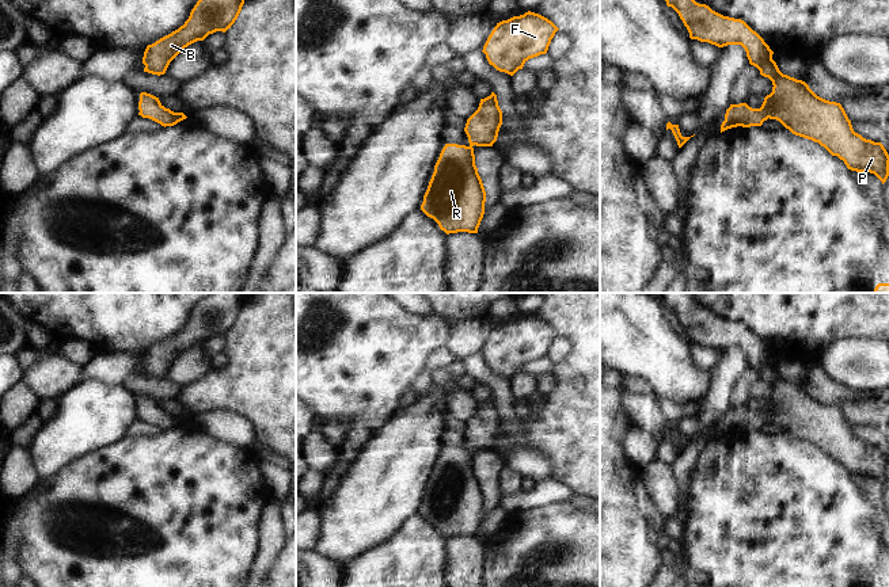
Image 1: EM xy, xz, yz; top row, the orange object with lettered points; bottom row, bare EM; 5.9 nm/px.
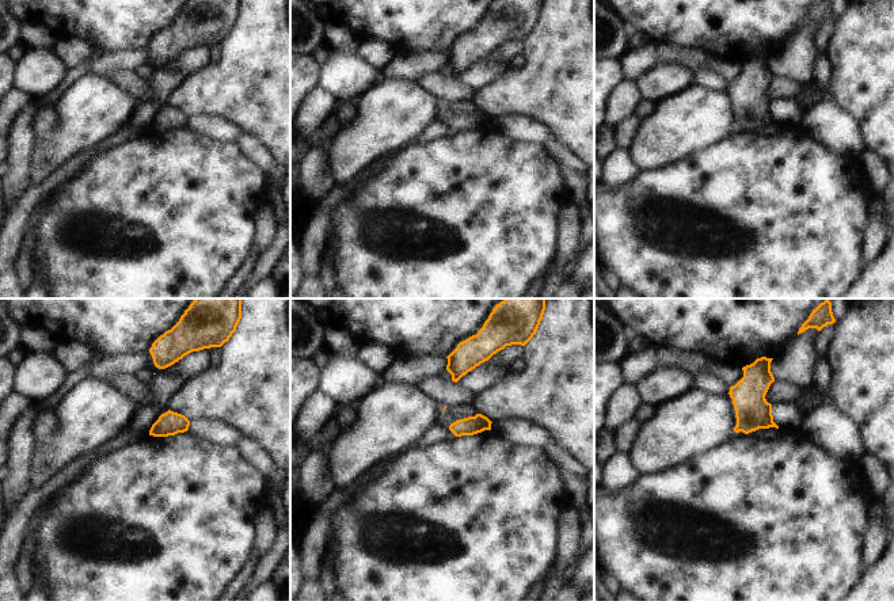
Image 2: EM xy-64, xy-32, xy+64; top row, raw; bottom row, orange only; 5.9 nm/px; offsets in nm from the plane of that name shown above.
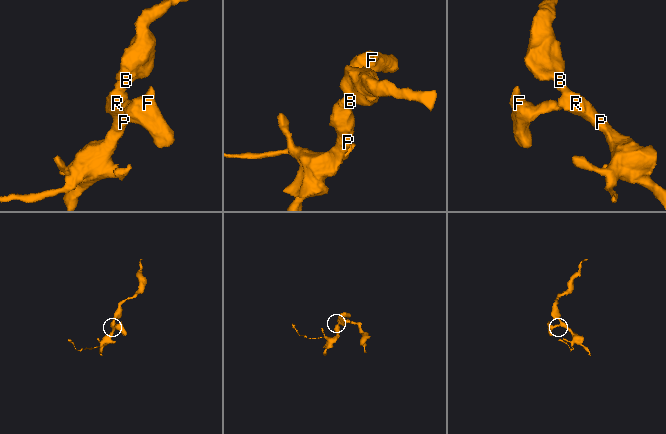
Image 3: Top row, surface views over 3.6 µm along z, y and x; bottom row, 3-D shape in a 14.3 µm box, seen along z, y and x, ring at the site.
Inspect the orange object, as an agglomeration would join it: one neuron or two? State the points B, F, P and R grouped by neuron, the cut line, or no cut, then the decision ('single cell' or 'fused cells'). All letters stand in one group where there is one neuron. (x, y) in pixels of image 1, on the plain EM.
B F P R | no cut | single cell

